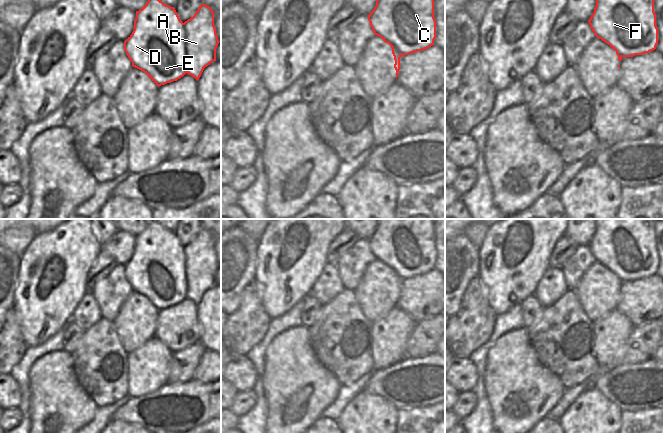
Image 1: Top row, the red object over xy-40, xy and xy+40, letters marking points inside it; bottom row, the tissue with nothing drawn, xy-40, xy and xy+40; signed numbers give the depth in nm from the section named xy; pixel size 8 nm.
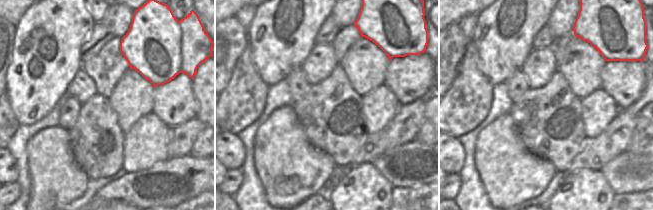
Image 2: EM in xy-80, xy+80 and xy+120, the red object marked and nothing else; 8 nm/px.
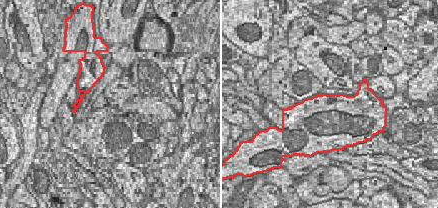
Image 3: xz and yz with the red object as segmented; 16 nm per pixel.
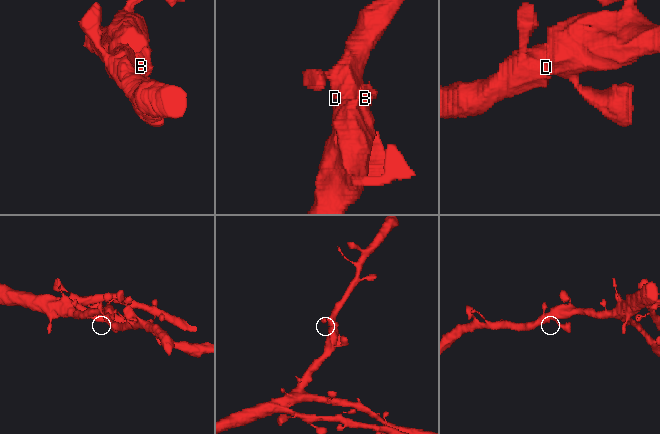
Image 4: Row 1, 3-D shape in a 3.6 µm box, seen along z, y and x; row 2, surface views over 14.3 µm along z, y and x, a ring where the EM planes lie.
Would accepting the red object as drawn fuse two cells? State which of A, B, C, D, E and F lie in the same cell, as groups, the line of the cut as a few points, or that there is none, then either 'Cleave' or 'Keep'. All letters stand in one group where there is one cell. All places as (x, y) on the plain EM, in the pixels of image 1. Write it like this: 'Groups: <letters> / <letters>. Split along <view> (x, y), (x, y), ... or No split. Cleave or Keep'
Groups: A B C D E F. No split. Keep.

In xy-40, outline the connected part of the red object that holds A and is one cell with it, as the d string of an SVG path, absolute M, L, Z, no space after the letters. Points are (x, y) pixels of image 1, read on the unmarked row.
M148 221L148 226L136 235L134 254L124 265L124 274L132 286L132 291L143 295L159 311L177 305L186 297L198 305L204 292L216 285L216 272L219 266L211 231L202 227L194 240L183 247L174 231L164 228L157 221Z

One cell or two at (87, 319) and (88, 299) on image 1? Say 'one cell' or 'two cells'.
one cell

